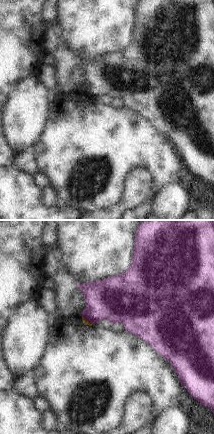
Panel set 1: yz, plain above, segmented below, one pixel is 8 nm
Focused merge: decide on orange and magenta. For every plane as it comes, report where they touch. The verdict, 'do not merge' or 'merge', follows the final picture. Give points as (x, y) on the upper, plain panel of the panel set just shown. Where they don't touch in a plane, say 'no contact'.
contact (87, 96)

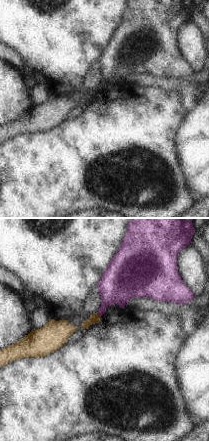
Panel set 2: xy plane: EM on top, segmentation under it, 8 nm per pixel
contact (98, 90)

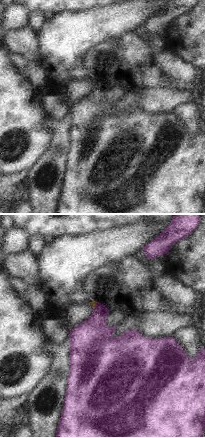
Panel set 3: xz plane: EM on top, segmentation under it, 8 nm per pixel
contact (95, 81)

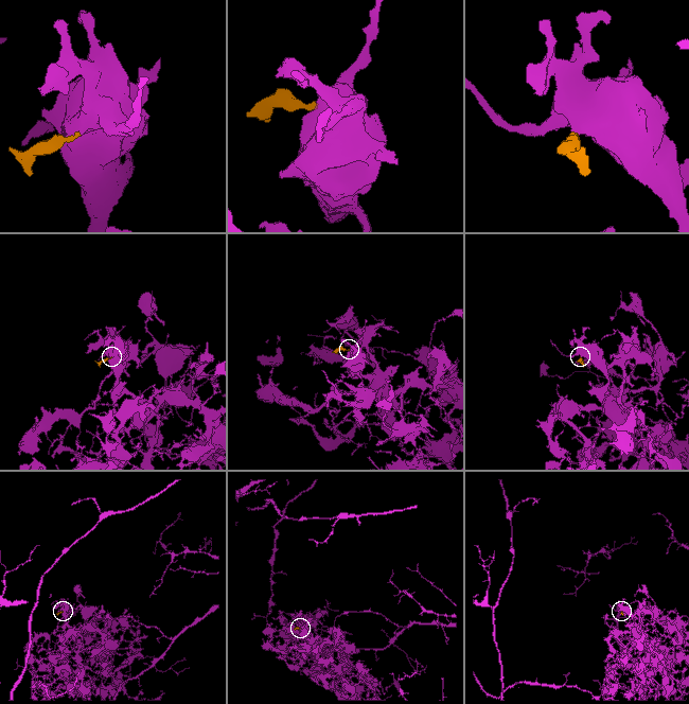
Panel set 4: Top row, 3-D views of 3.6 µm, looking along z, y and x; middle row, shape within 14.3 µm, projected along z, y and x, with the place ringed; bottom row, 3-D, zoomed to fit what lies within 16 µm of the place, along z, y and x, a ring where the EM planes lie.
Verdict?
do not merge

